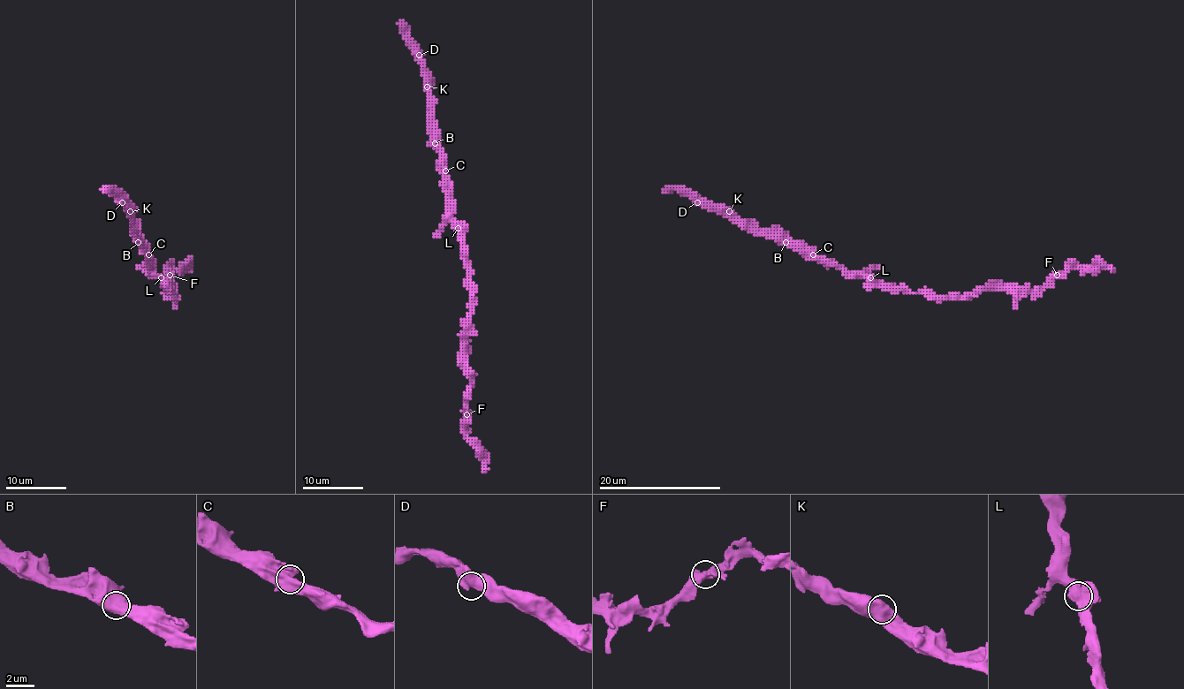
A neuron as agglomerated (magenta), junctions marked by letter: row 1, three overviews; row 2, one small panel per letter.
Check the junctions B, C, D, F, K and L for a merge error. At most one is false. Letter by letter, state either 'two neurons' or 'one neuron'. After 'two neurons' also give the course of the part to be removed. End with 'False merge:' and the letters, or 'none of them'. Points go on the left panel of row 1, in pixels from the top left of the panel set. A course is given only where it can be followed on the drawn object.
B: one neuron
C: one neuron
D: one neuron
F: one neuron
K: one neuron
L: one neuron
False merge: none of them

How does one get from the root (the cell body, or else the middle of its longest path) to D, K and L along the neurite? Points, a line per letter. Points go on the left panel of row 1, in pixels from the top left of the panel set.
D: (167, 288), (150, 268), (147, 251), (140, 245), (133, 221), (122, 202)
K: (167, 288), (147, 261), (147, 251), (140, 245), (130, 211)
L: (167, 288), (161, 277)

